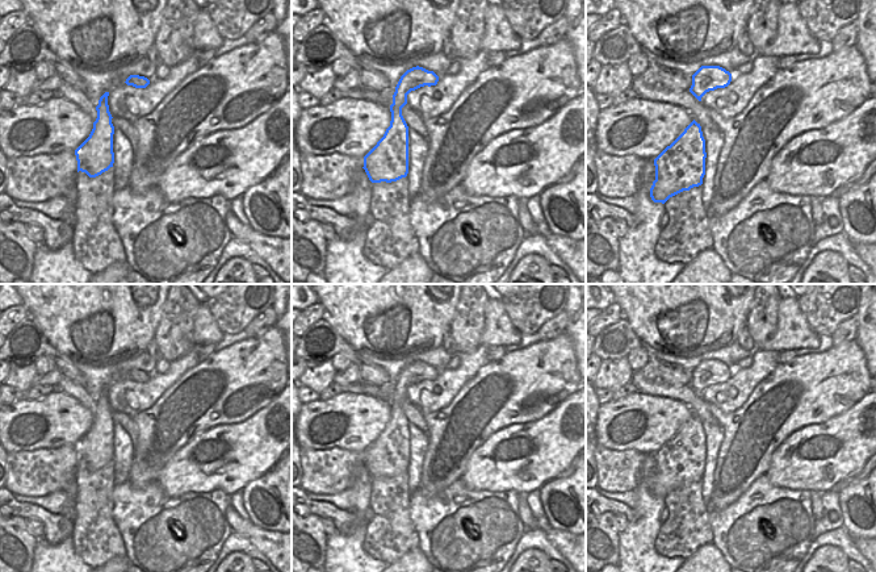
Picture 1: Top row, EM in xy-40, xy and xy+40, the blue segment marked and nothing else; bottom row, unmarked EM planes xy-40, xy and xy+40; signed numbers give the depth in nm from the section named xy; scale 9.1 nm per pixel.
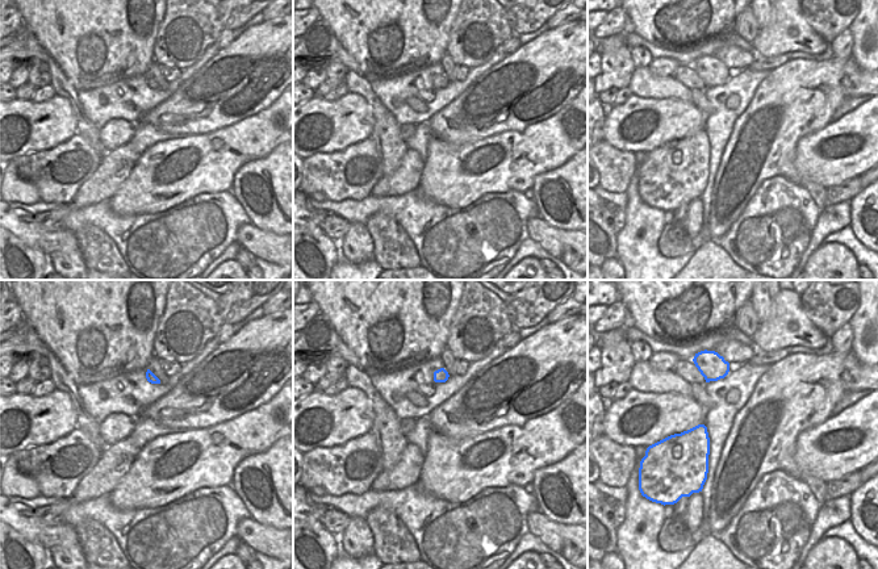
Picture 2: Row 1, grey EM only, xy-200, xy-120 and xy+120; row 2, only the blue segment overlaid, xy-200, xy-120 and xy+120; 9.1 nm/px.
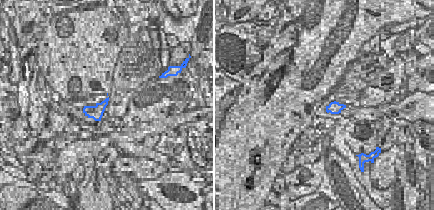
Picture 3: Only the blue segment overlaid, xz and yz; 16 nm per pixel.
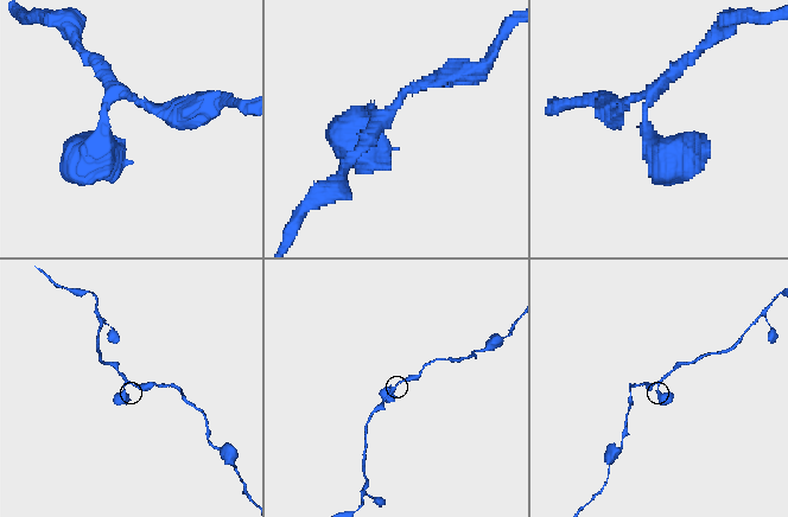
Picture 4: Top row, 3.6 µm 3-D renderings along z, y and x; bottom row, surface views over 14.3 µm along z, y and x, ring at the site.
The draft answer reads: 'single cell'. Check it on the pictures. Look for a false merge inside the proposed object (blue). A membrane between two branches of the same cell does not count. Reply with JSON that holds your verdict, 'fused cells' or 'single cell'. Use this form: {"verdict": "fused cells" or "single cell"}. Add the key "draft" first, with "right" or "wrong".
{"draft": "right", "verdict": "single cell"}

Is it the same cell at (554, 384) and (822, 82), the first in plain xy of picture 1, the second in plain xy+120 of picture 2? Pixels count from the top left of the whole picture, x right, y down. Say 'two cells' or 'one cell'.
one cell

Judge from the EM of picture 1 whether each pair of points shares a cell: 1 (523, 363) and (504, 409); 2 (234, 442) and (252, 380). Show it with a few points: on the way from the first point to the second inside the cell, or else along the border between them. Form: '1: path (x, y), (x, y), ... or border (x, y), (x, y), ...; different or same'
1: path (523, 375), (523, 384), (510, 397); same
2: border (265, 406), (239, 422), (218, 424), (209, 430); different

